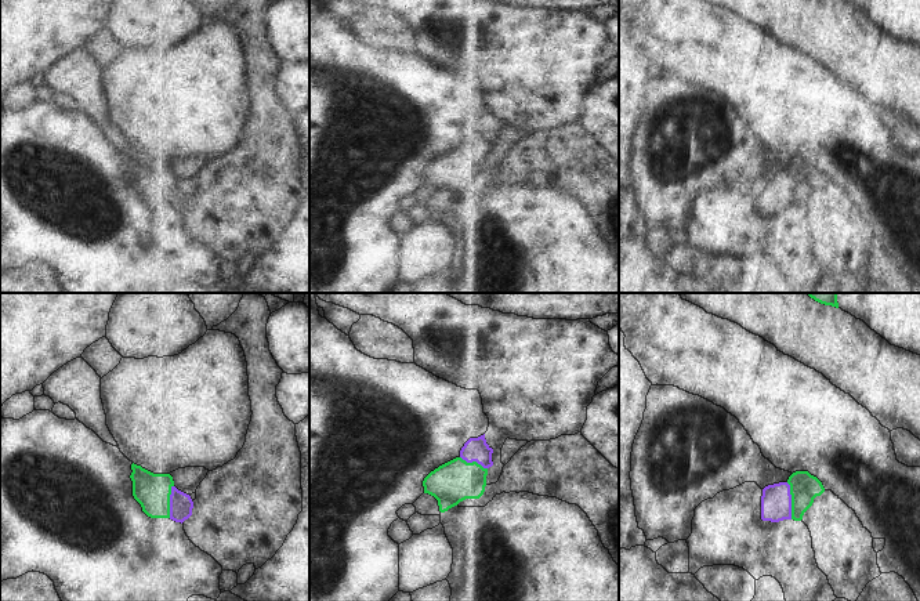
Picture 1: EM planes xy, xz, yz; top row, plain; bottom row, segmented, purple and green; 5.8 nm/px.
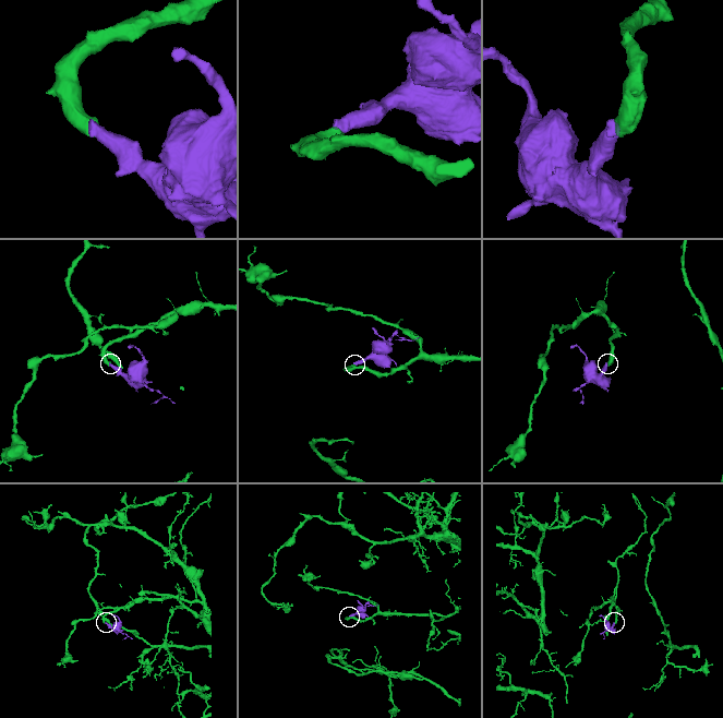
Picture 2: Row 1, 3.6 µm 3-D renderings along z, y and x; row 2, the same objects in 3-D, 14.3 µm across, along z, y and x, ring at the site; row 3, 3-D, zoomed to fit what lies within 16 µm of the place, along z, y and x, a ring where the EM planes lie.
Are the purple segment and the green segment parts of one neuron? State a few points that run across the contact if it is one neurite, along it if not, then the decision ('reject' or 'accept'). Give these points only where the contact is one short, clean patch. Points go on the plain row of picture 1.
accept

